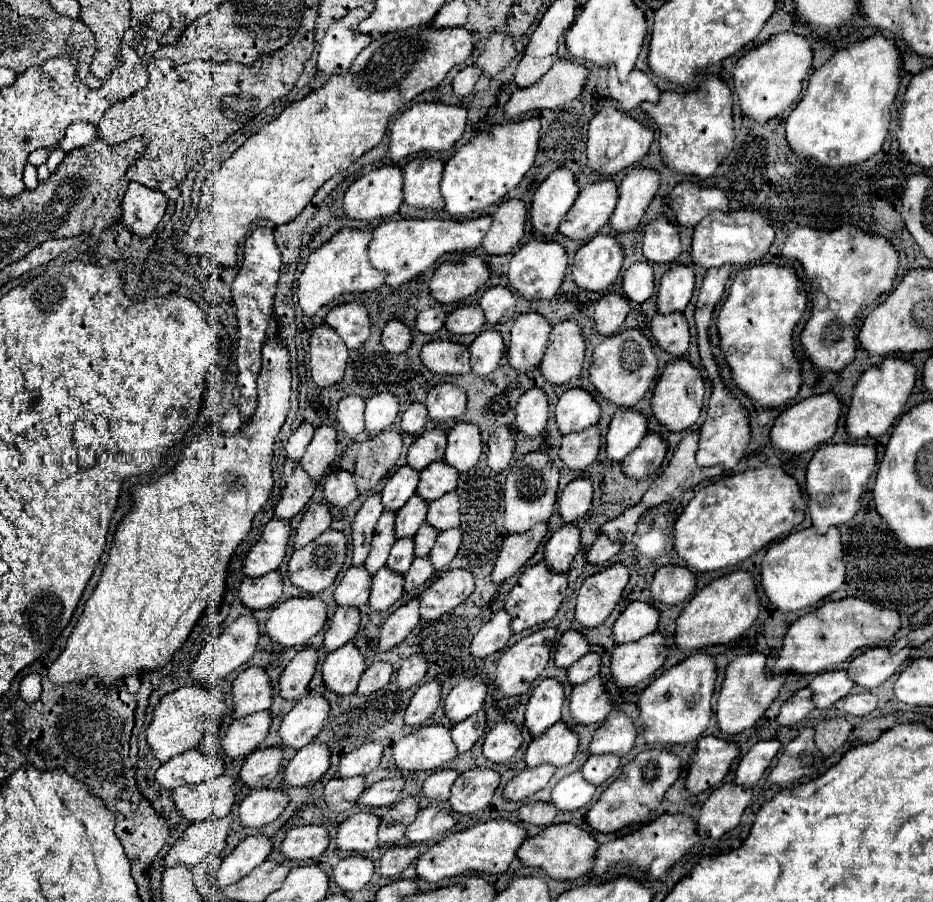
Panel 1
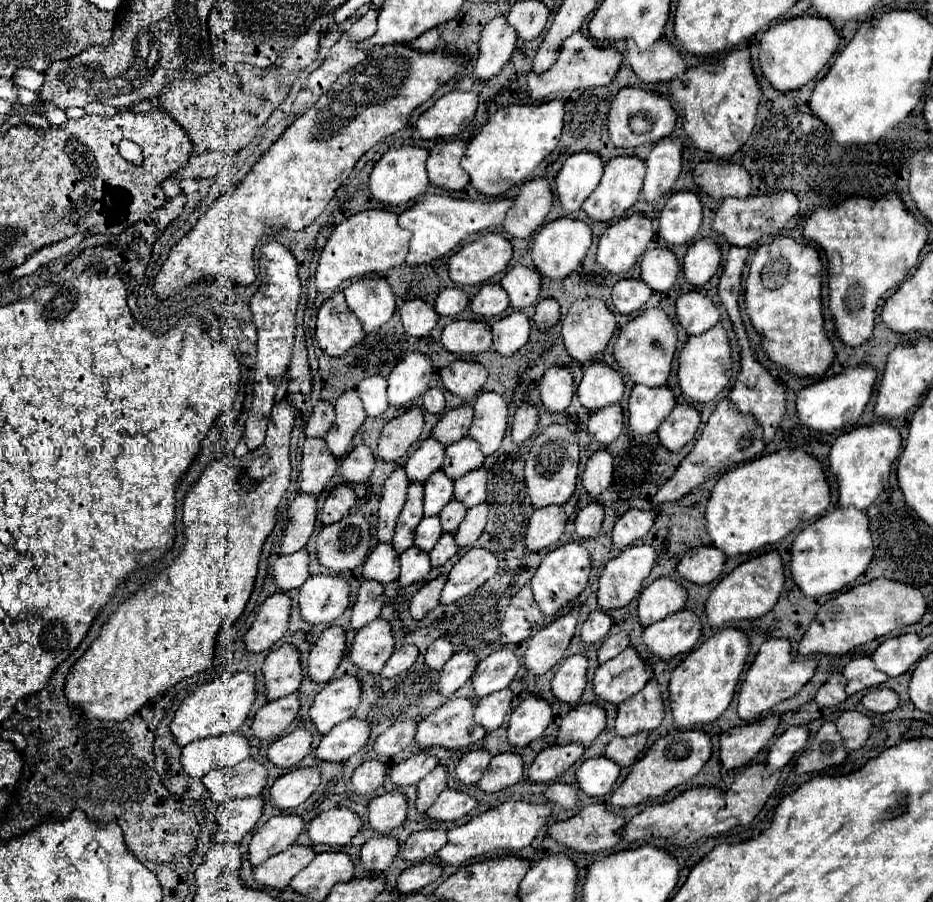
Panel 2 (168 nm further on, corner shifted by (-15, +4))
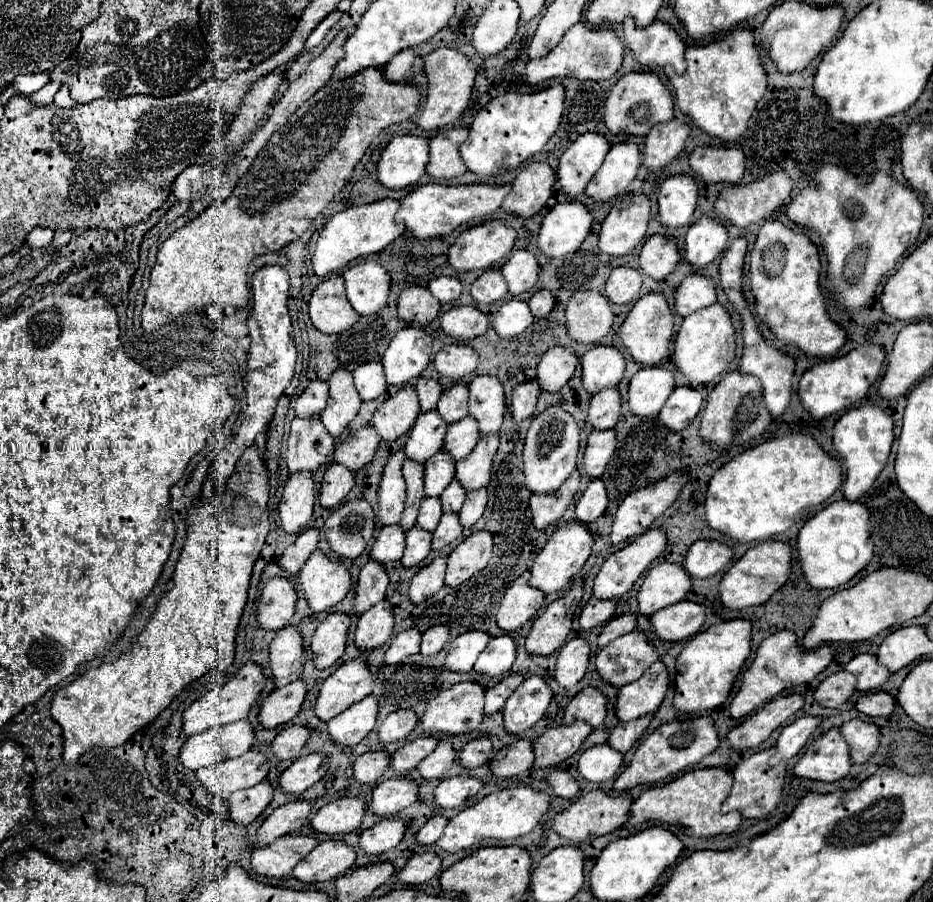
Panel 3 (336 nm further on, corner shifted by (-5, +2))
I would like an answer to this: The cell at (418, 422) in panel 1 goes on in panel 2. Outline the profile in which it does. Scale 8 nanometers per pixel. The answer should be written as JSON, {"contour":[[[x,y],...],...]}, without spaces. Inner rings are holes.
{"contour":[[[428,388],[422,396],[422,408],[430,414],[442,414],[446,410],[446,400],[440,388]]]}

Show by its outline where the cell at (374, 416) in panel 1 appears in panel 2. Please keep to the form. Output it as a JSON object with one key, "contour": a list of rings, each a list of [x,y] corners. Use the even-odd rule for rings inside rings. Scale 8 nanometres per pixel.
{"contour":[[[408,352],[388,376],[388,400],[396,408],[410,408],[428,388],[434,374],[432,360],[422,352]]]}

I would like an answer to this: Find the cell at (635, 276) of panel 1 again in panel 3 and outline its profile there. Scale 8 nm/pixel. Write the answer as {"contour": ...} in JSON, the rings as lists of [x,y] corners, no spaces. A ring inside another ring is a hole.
{"contour":[[[662,234],[646,238],[640,250],[640,270],[654,280],[664,280],[674,270],[678,260],[680,254],[674,240]]]}

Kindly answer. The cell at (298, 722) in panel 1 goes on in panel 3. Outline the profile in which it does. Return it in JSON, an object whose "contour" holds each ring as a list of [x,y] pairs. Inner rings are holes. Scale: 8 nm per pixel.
{"contour":[[[364,660],[344,662],[334,674],[330,674],[322,682],[314,714],[322,722],[332,720],[340,712],[344,712],[350,704],[356,704],[362,698],[366,698],[372,692],[370,684],[372,678]]]}

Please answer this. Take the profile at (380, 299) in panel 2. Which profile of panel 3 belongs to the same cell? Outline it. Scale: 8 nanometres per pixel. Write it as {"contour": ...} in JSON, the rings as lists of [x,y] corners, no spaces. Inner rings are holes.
{"contour":[[[362,262],[350,266],[344,272],[346,282],[346,296],[352,308],[360,316],[370,316],[382,310],[388,302],[390,292],[390,276],[384,266],[378,262]]]}

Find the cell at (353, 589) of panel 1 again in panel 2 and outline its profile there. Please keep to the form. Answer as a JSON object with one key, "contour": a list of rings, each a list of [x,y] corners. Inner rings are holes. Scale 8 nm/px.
{"contour":[[[380,542],[364,562],[364,580],[380,580],[380,584],[390,584],[398,578],[400,554],[392,542]]]}

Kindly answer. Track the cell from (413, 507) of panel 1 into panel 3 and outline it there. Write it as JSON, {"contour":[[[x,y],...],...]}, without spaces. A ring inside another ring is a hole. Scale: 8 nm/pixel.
{"contour":[[[444,452],[434,454],[424,464],[424,496],[438,498],[442,490],[452,482],[454,466],[454,460],[448,458]]]}

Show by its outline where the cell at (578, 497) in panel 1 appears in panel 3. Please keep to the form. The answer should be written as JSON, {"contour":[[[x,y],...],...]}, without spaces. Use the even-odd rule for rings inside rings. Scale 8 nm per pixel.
{"contour":[[[592,430],[584,450],[584,460],[582,460],[584,472],[590,478],[600,478],[614,450],[616,450],[614,430]]]}

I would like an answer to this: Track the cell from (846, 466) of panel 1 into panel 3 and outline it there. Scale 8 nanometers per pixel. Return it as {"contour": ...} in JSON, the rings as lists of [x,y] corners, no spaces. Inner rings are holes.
{"contour":[[[862,406],[848,410],[840,416],[840,420],[834,424],[834,436],[832,446],[838,452],[838,458],[846,466],[846,482],[844,482],[844,500],[856,502],[860,496],[864,496],[882,468],[888,462],[890,450],[894,442],[894,424],[892,416],[886,414],[878,406]]]}

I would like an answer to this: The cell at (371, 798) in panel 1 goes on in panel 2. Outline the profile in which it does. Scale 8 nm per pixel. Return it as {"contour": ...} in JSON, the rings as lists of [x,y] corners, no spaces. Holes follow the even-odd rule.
{"contour":[[[420,752],[414,754],[402,762],[398,762],[392,770],[390,770],[390,780],[396,786],[414,786],[418,784],[434,766],[438,764],[438,758],[428,754],[428,752]]]}

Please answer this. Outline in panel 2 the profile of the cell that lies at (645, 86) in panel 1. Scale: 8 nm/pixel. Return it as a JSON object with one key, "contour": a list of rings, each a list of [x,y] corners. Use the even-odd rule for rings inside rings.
{"contour":[[[660,38],[652,48],[640,52],[632,40],[628,40],[628,60],[640,82],[654,84],[666,80],[682,80],[686,74],[686,62],[676,46]]]}

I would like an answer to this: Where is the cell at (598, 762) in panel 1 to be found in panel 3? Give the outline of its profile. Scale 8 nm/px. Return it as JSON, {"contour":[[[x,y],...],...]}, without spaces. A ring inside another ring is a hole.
{"contour":[[[646,716],[646,718],[638,718],[634,722],[622,722],[618,724],[612,732],[610,732],[610,738],[608,738],[608,744],[618,750],[620,754],[626,754],[634,742],[644,734],[644,730],[648,728],[652,716]]]}

